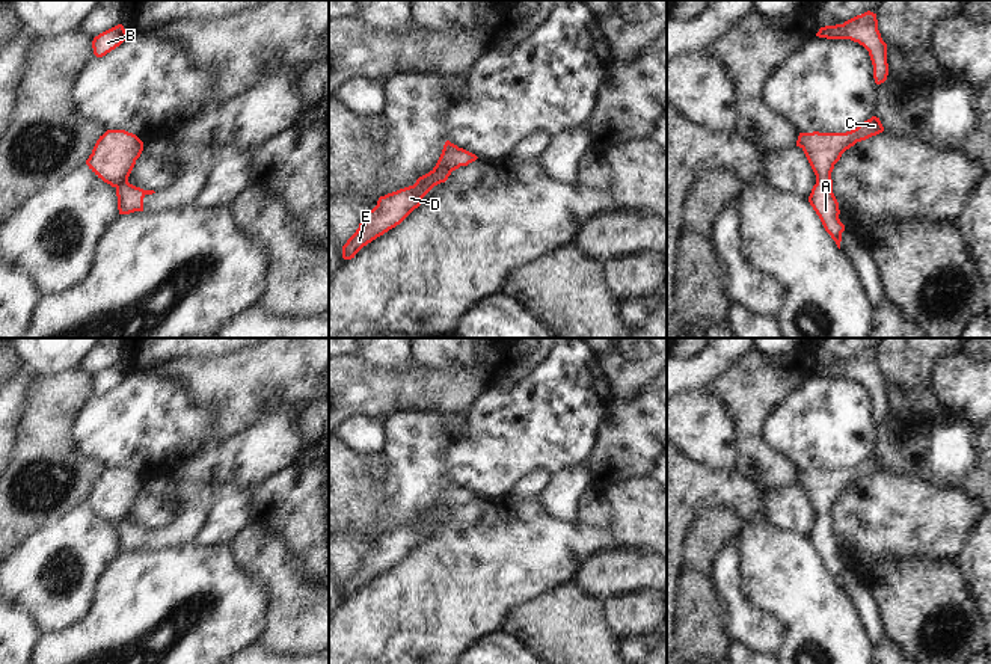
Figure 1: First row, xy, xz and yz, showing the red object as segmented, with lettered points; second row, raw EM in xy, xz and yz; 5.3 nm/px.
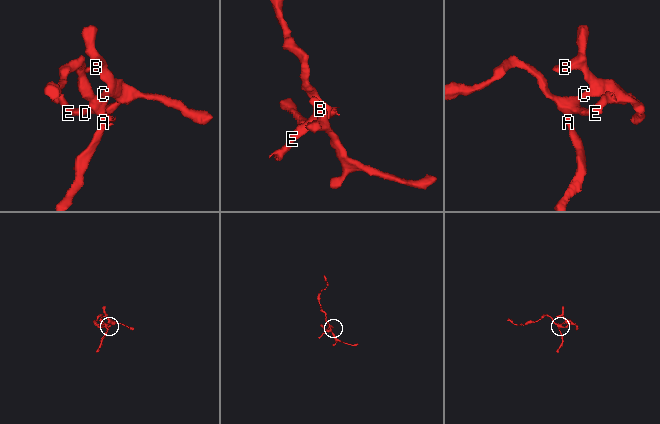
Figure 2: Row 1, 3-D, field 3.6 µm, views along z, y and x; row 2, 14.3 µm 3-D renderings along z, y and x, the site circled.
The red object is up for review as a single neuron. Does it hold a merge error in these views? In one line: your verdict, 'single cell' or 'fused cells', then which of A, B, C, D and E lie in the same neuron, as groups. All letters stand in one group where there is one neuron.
single cell | A B C D E

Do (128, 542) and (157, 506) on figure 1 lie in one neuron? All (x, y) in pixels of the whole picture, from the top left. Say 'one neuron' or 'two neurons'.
two neurons

